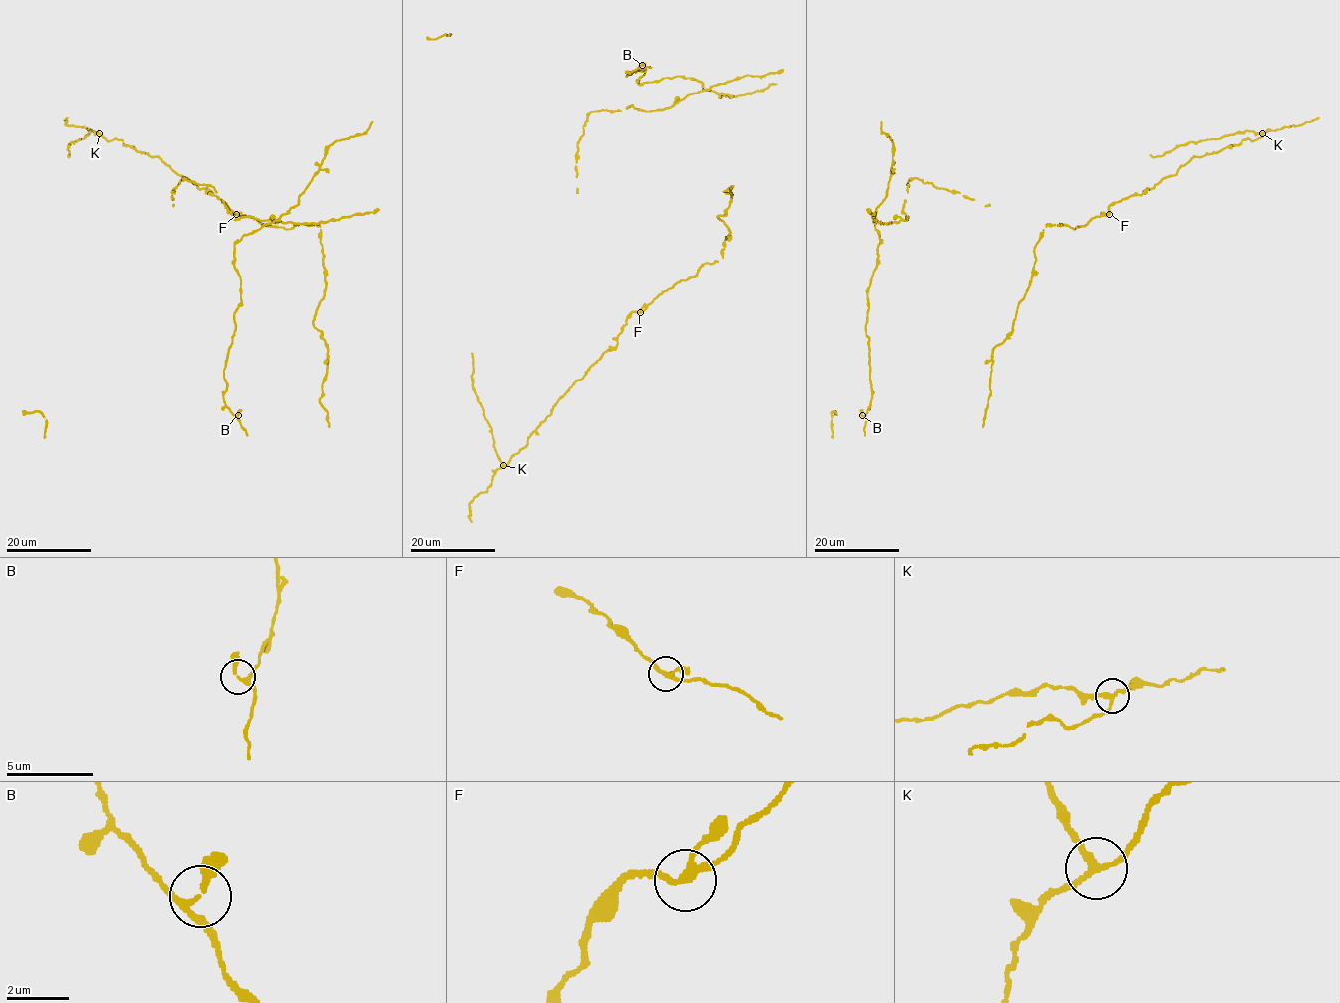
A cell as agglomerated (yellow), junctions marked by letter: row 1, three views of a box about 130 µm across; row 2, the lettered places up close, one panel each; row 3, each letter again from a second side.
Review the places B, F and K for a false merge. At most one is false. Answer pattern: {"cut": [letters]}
{"cut": ["K"]}

